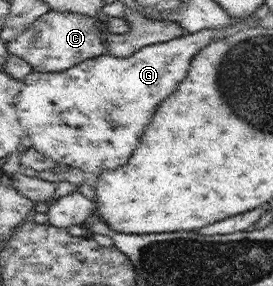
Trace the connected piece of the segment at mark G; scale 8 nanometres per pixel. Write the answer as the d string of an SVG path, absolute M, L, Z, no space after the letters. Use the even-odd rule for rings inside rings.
M248 19L236 21L228 30L187 33L166 43L150 44L127 57L100 55L76 64L62 73L33 71L23 82L16 105L19 123L24 134L28 134L32 141L31 148L52 158L58 165L81 168L97 175L103 170L116 170L119 166L126 165L140 144L142 132L146 130L146 124L154 116L156 108L178 89L197 53L208 44L255 24L254 19Z

